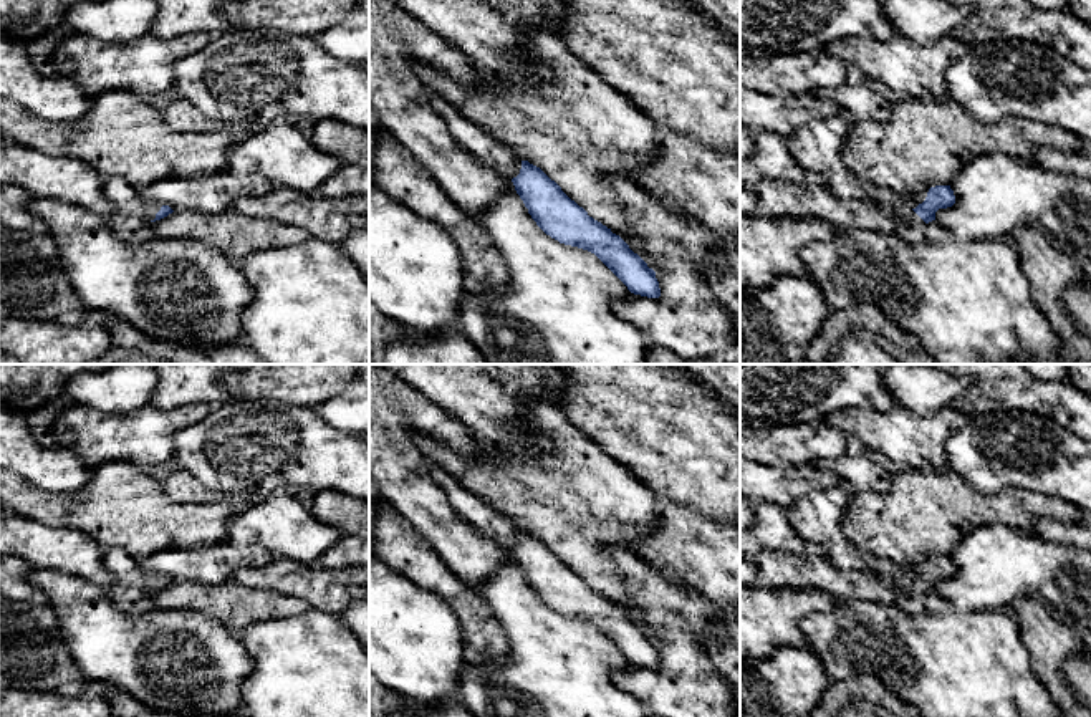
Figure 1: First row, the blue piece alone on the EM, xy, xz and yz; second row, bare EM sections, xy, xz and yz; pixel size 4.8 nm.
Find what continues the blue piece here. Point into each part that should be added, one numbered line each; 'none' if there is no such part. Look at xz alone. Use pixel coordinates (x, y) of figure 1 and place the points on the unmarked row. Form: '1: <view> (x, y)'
1: xz (495, 525)

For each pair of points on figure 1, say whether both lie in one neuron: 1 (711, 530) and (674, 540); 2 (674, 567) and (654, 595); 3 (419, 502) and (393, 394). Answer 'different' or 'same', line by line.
1: same
2: different
3: same

